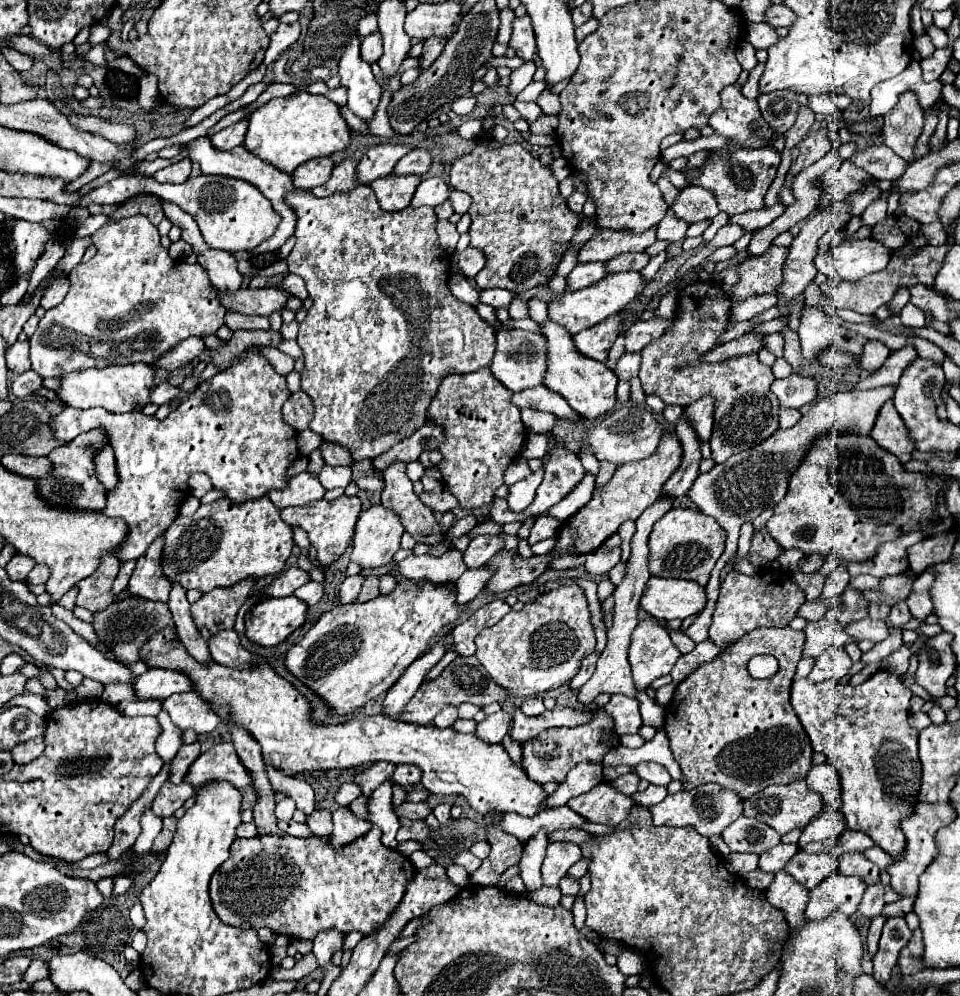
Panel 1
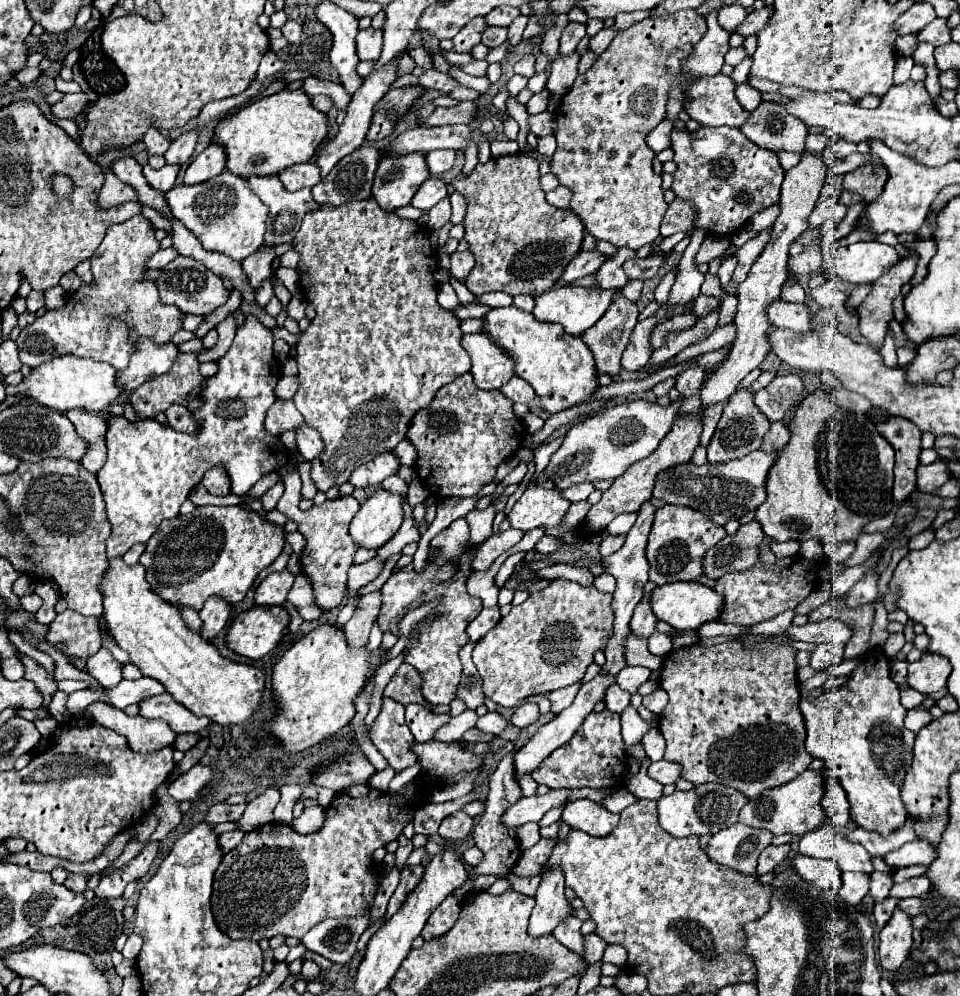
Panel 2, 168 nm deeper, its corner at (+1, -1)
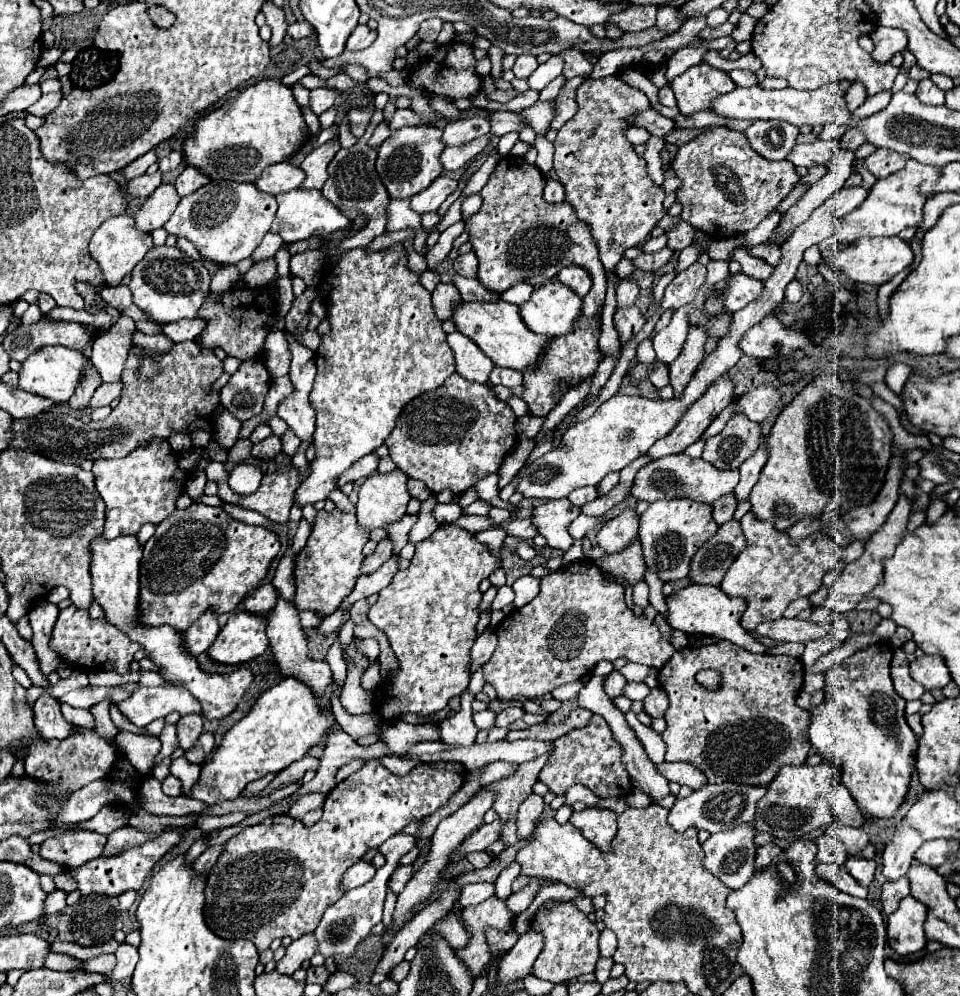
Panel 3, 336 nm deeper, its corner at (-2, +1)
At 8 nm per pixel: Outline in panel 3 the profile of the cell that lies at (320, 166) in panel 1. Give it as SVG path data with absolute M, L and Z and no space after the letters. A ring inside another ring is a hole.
M279 162L275 166L267 166L263 174L255 180L255 186L267 194L281 194L295 190L303 184L303 170L291 162Z

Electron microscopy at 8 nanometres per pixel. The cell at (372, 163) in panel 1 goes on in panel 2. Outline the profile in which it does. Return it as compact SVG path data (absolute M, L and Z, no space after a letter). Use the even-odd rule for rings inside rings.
M452 124L452 126L438 126L438 128L418 126L418 128L412 128L412 130L406 130L404 134L400 134L400 136L390 144L390 150L392 150L392 152L398 152L398 154L402 154L402 152L408 154L408 152L416 152L416 150L430 152L432 150L448 148L464 152L466 164L464 164L462 172L464 175L469 175L472 170L474 170L472 164L478 164L478 146L476 146L476 142L472 140L472 128L466 126L466 124Z

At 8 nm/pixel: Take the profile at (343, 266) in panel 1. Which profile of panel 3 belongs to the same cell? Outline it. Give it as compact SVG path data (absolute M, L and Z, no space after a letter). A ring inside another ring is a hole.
M403 242L379 252L369 252L367 246L345 250L335 264L323 270L321 280L331 288L329 292L321 290L321 300L327 306L331 330L321 336L321 344L315 352L317 378L309 402L317 414L313 434L313 446L317 452L311 462L311 474L297 488L295 502L299 506L325 500L337 490L337 478L349 470L355 460L385 444L403 406L407 406L411 398L439 388L455 372L455 356L451 356L451 348L447 348L447 332L443 330L443 322L435 316L431 292L423 288L419 278L421 274L409 268L409 256Z

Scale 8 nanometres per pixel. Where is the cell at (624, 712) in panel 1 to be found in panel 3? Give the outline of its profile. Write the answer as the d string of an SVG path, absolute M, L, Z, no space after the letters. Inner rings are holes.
M613 670L611 676L605 678L605 690L607 690L607 696L609 698L617 698L617 696L623 696L623 690L627 686L627 680L621 676L621 672Z

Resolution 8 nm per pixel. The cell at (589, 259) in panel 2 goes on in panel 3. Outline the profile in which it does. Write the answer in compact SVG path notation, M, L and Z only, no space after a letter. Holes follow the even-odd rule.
M567 266L557 276L565 286L575 290L579 296L585 296L591 290L591 276L581 266Z

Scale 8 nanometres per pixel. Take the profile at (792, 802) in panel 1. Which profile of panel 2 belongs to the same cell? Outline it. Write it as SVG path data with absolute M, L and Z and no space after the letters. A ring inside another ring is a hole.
M820 768L818 772L806 770L794 780L786 782L784 786L770 788L768 792L762 792L762 796L752 798L740 812L738 820L752 828L762 828L772 832L774 836L780 834L792 834L792 836L804 836L806 832L818 828L824 822L824 810L822 810L822 792L824 792L824 774L826 770Z

